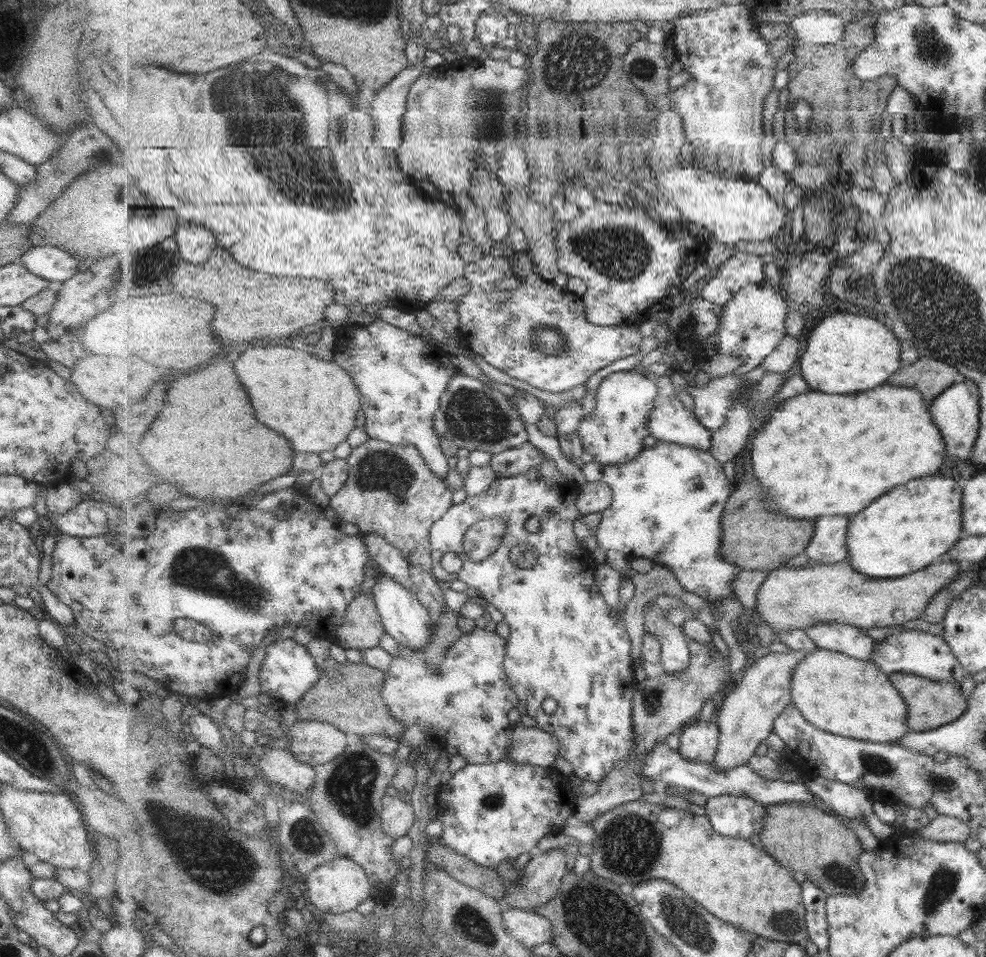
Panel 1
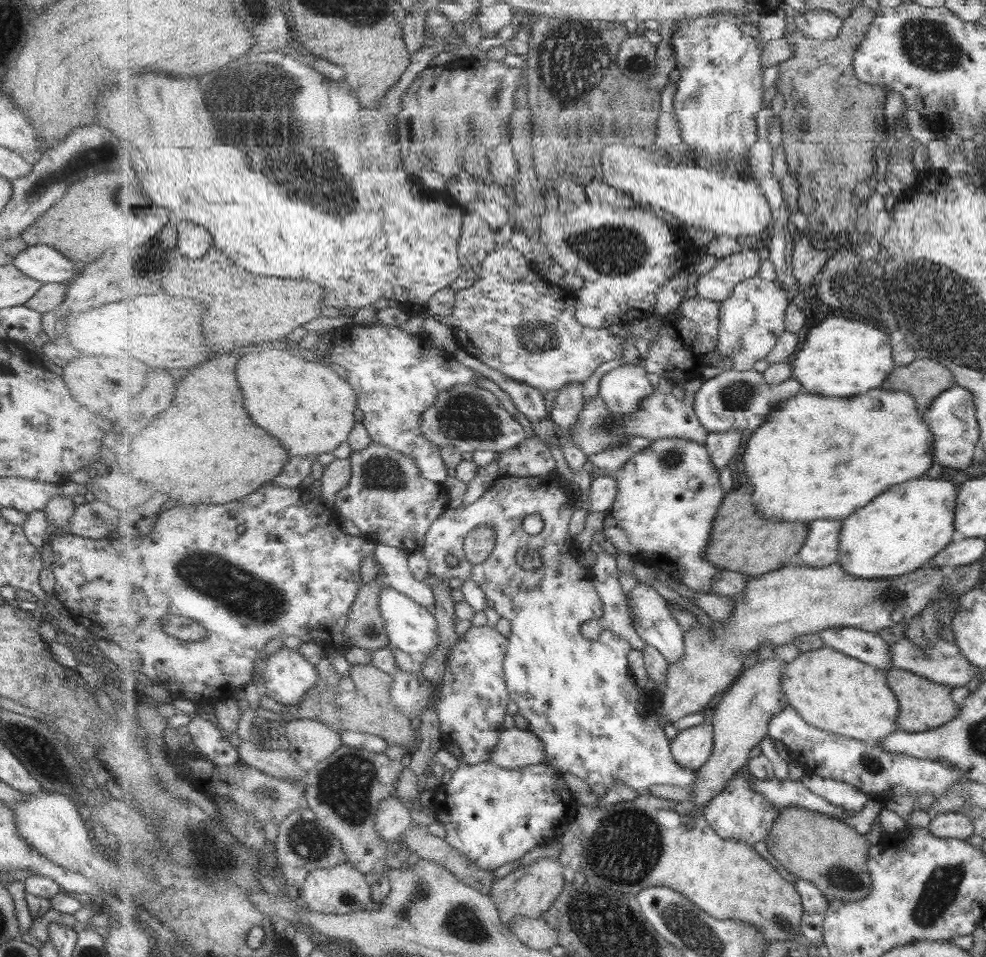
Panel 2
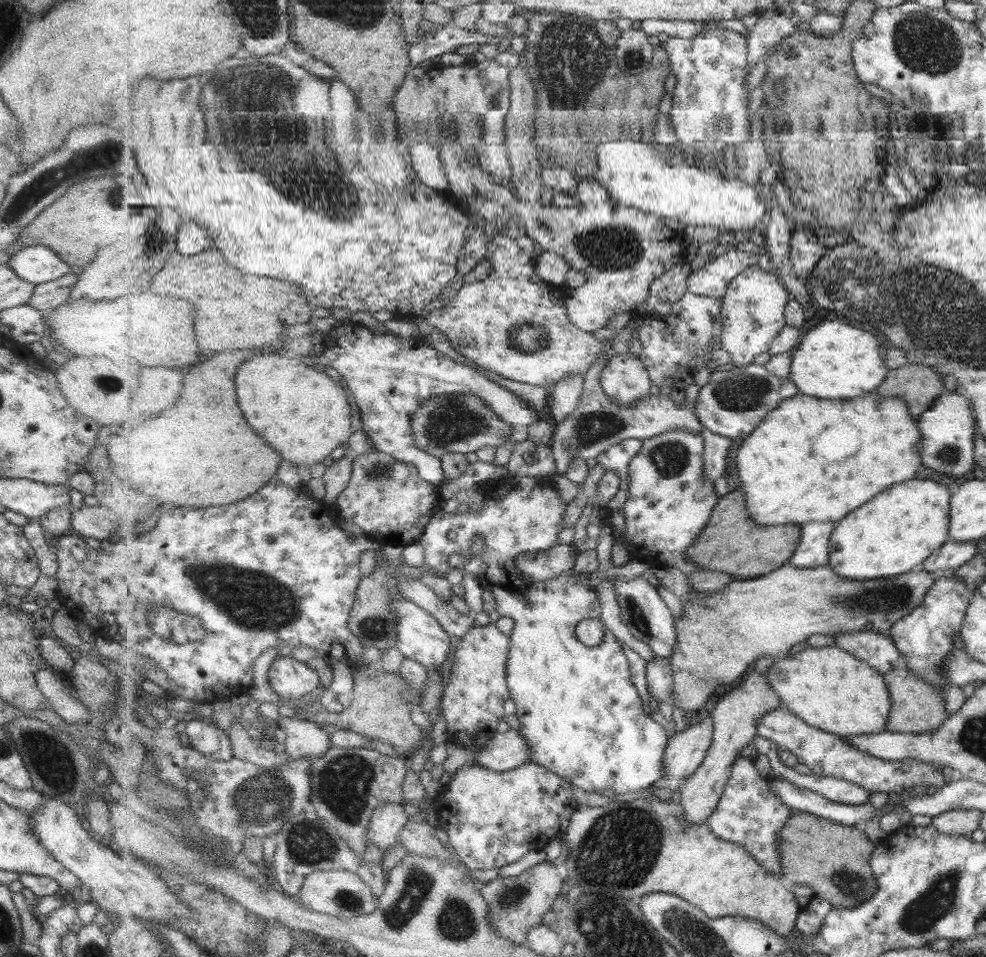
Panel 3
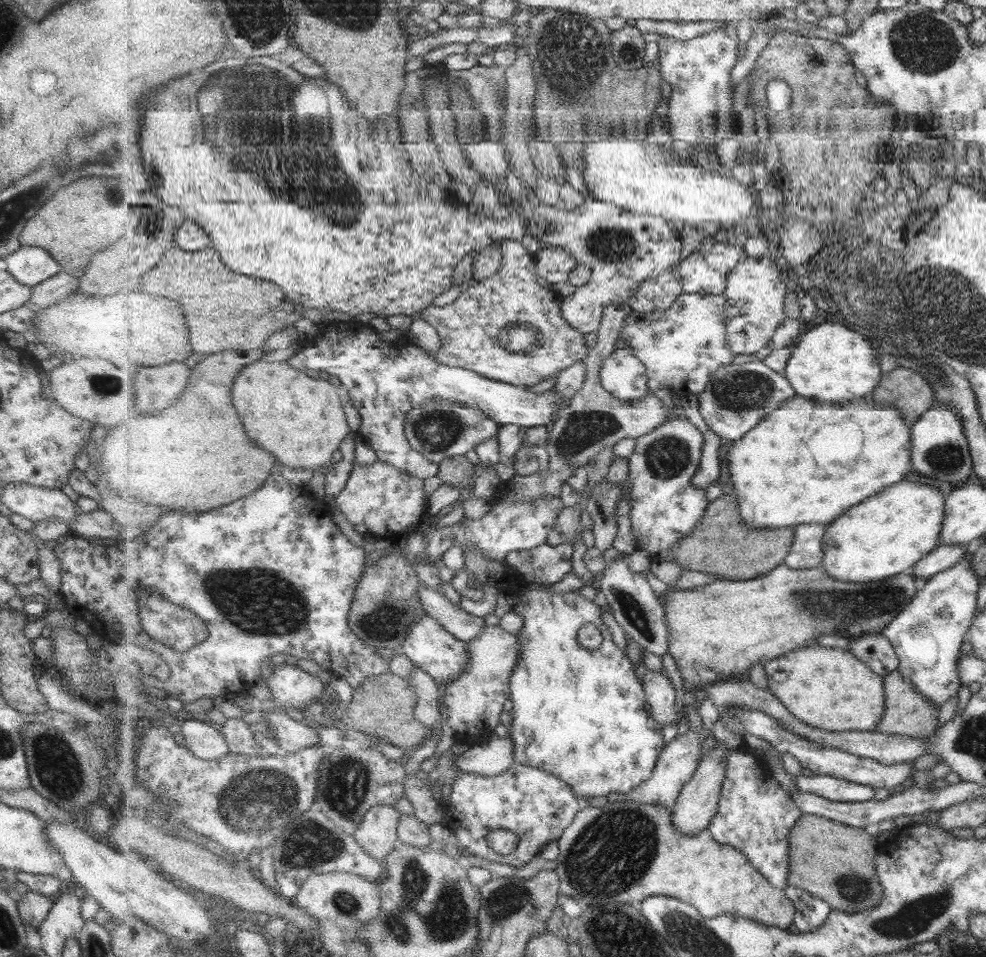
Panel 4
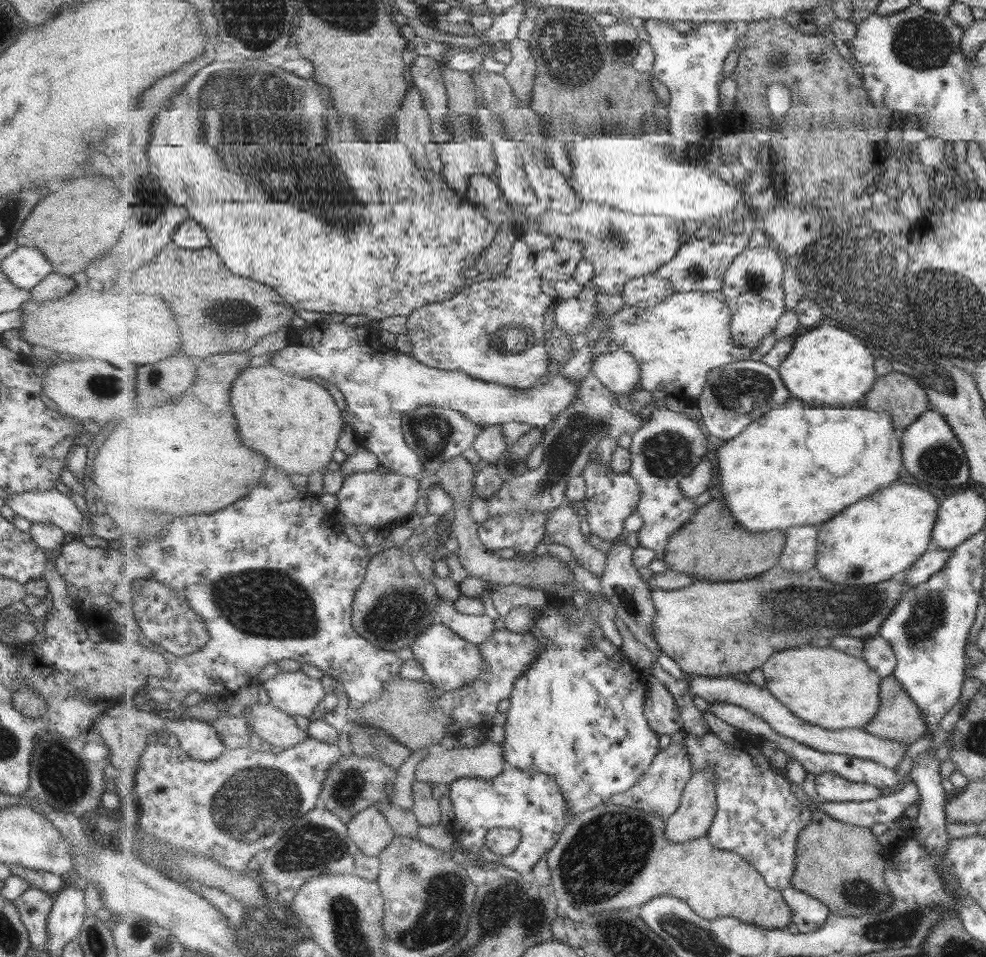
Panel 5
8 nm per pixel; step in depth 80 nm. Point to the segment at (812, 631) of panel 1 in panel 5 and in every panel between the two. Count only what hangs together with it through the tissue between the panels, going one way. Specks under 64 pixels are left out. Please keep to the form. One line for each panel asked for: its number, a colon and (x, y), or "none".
2: (868, 646)
3: (881, 652)
4: (876, 650)
5: (878, 652)

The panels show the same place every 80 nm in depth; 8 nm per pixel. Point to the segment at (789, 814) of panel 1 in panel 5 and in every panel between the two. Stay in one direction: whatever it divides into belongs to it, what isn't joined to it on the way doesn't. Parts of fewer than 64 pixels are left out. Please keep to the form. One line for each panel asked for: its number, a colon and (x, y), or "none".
2: (823, 850)
3: (834, 859)
4: (835, 862)
5: (843, 865)

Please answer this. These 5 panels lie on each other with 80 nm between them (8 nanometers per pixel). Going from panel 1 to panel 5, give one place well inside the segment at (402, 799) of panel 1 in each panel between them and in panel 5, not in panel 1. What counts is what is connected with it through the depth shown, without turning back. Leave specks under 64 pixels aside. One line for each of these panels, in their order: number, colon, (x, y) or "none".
2: (394, 818)
3: (388, 820)
4: (378, 833)
5: (370, 829)

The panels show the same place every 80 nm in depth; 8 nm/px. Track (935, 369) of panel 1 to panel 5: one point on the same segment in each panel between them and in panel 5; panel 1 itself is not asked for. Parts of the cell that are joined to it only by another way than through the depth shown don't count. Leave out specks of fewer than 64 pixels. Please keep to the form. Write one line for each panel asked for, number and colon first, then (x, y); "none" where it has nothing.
2: (925, 379)
3: (917, 383)
4: (905, 389)
5: (901, 396)

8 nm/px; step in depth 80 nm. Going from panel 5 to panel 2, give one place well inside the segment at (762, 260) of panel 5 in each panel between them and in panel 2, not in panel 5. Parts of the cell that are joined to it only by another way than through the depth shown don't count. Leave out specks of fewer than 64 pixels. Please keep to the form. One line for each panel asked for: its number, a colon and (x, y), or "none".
2: (752, 320)
3: (754, 311)
4: (756, 295)

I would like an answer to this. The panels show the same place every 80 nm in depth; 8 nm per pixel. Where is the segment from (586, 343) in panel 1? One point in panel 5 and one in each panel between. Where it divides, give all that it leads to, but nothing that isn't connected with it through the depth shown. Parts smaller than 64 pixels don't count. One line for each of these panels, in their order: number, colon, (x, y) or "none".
2: (513, 327)
3: (521, 330)
4: (498, 328)
5: (493, 330)

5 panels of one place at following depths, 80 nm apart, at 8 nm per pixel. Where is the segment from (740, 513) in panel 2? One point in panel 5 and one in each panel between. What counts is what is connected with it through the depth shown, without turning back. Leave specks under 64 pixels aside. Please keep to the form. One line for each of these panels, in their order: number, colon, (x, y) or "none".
3: (732, 542)
4: (724, 545)
5: (713, 547)

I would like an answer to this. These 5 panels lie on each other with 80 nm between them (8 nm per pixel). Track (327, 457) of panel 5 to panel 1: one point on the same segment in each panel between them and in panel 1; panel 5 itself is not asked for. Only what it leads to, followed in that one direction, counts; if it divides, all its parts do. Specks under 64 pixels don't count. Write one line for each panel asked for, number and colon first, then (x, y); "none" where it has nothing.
1: (314, 402)
2: (310, 408)
3: (301, 412)
4: (299, 419)

